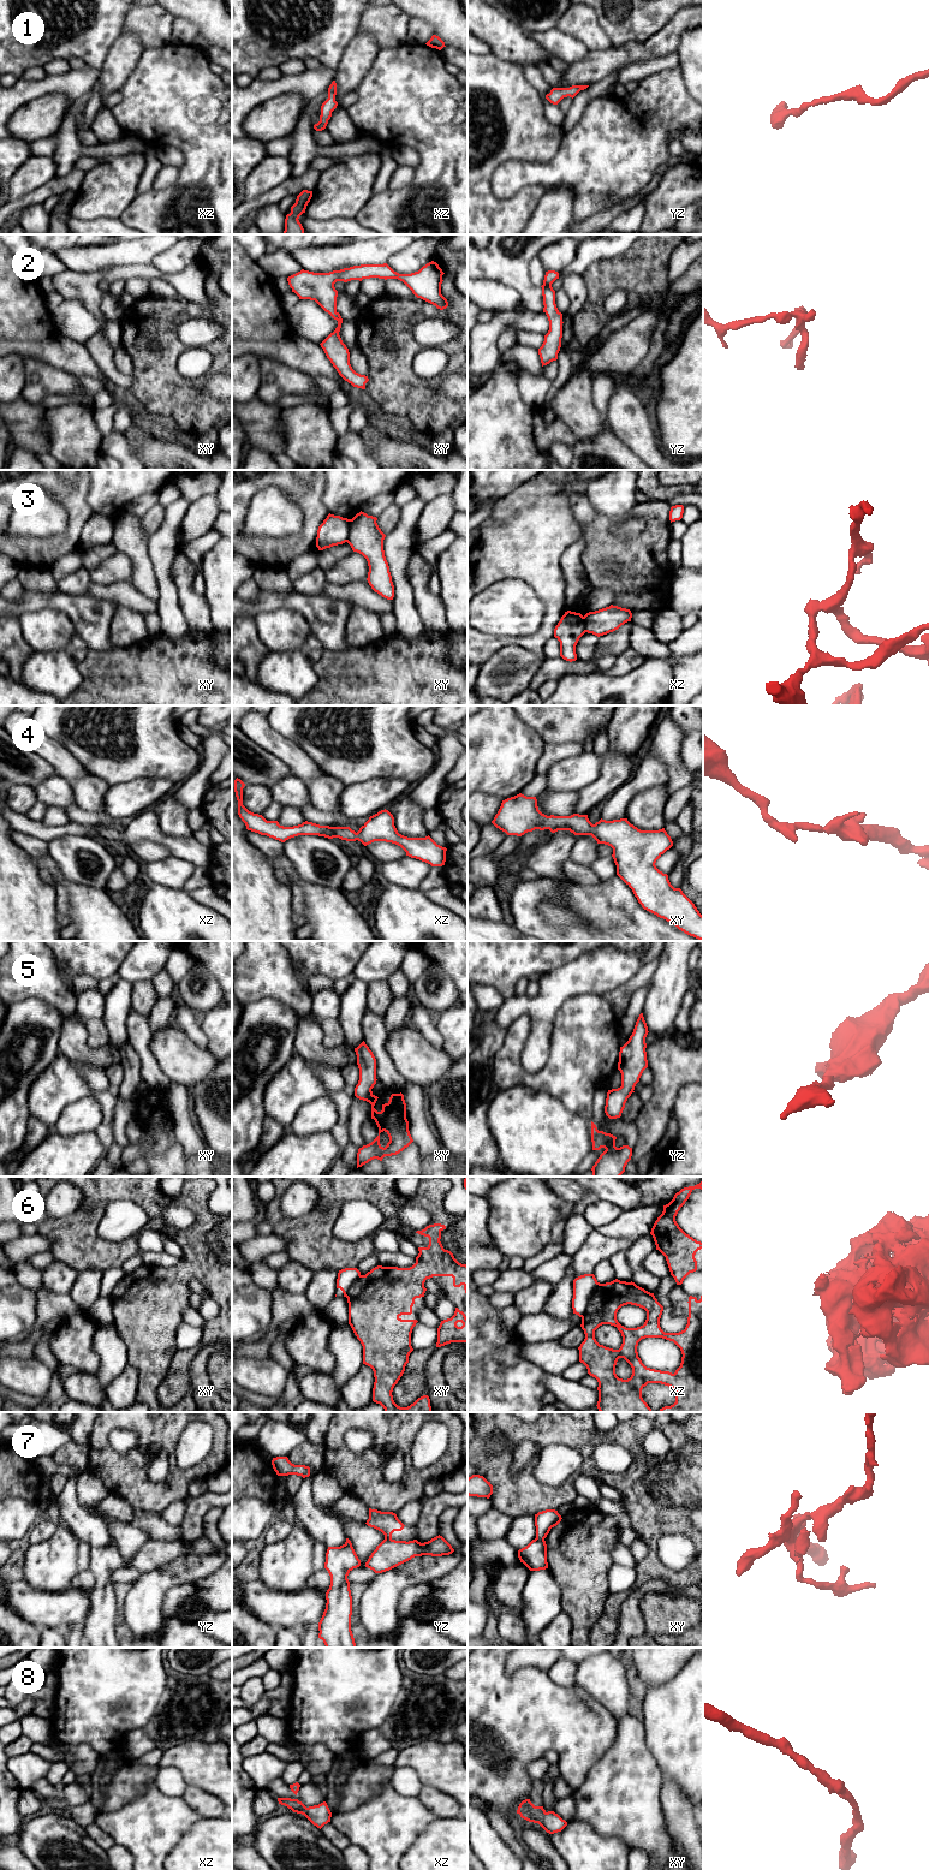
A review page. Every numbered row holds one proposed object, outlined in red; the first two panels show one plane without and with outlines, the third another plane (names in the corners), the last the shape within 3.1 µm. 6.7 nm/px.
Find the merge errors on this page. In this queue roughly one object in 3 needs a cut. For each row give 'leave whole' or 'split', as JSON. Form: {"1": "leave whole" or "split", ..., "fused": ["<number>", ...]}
{"1": "leave whole", "2": "leave whole", "3": "split", "4": "leave whole", "5": "leave whole", "6": "split", "7": "split", "8": "leave whole", "fused": ["3", "6", "7"]}

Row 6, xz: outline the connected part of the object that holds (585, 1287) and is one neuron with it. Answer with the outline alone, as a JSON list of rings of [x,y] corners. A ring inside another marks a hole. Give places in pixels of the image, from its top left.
[[[584,1274],[573,1280],[573,1314],[579,1317],[585,1315],[588,1305],[595,1298],[600,1285],[594,1274]]]

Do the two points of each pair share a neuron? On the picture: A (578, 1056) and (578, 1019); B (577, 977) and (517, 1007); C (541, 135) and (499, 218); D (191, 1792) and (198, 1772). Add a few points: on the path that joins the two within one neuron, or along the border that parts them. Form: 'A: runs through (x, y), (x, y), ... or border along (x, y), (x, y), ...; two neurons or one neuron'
A: runs through (578, 1047), (578, 1029); one neuron
B: runs through (563, 983), (541, 1005), (531, 1005); one neuron
C: runs through (514, 138), (483, 170), (483, 191); one neuron
D: border along (188, 1785), (210, 1792), (218, 1798); two neurons

